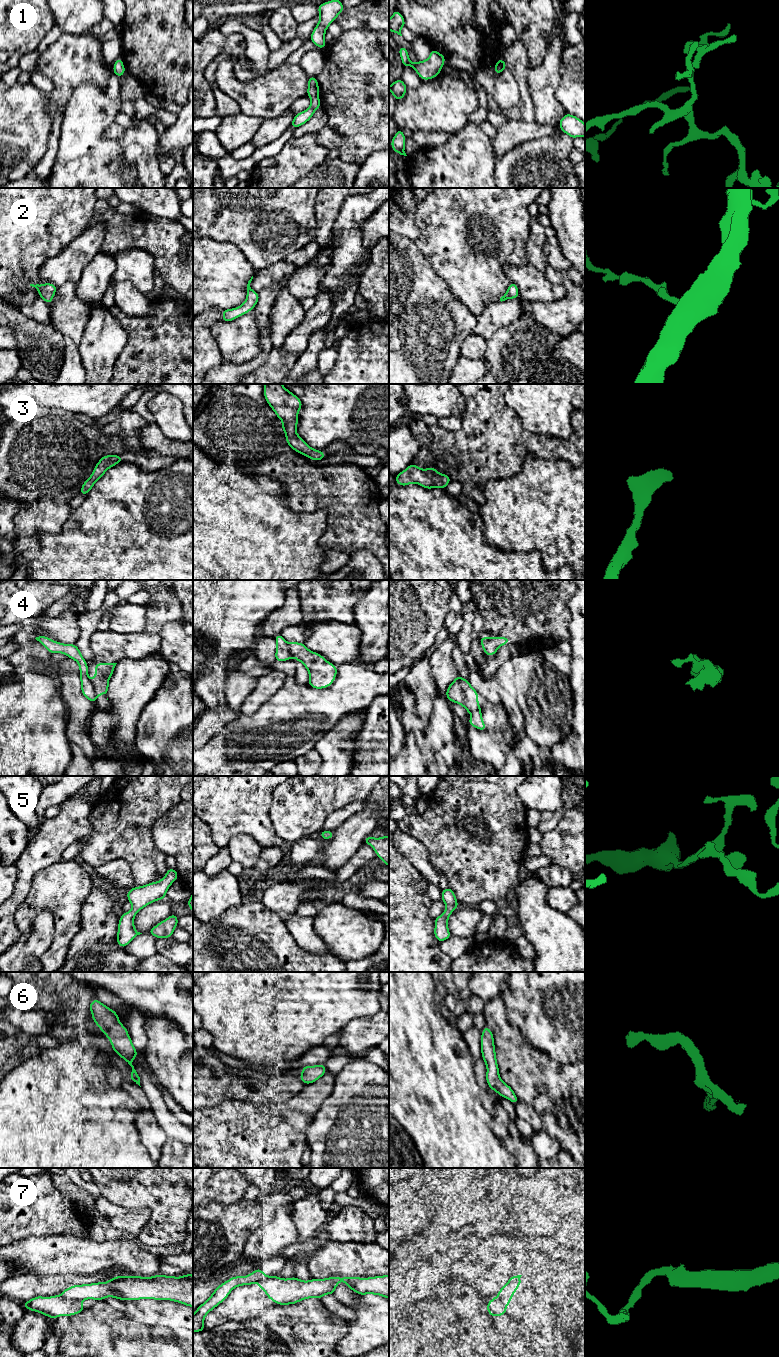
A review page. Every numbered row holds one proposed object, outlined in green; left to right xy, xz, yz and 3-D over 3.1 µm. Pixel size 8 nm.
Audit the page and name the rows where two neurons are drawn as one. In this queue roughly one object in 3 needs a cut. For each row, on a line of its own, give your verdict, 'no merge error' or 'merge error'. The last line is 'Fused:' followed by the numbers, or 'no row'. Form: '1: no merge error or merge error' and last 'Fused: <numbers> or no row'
1: no merge error
2: no merge error
3: no merge error
4: merge error
5: no merge error
6: no merge error
7: merge error
Fused: 4, 7

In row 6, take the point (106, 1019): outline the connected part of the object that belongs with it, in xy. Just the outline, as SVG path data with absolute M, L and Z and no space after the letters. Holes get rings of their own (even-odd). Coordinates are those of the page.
M97 998L90 1003L89 1010L92 1013L92 1020L110 1039L113 1051L132 1067L130 1079L140 1086L140 1077L132 1065L133 1059L138 1054L126 1027L121 1024L116 1011L101 1003Z

